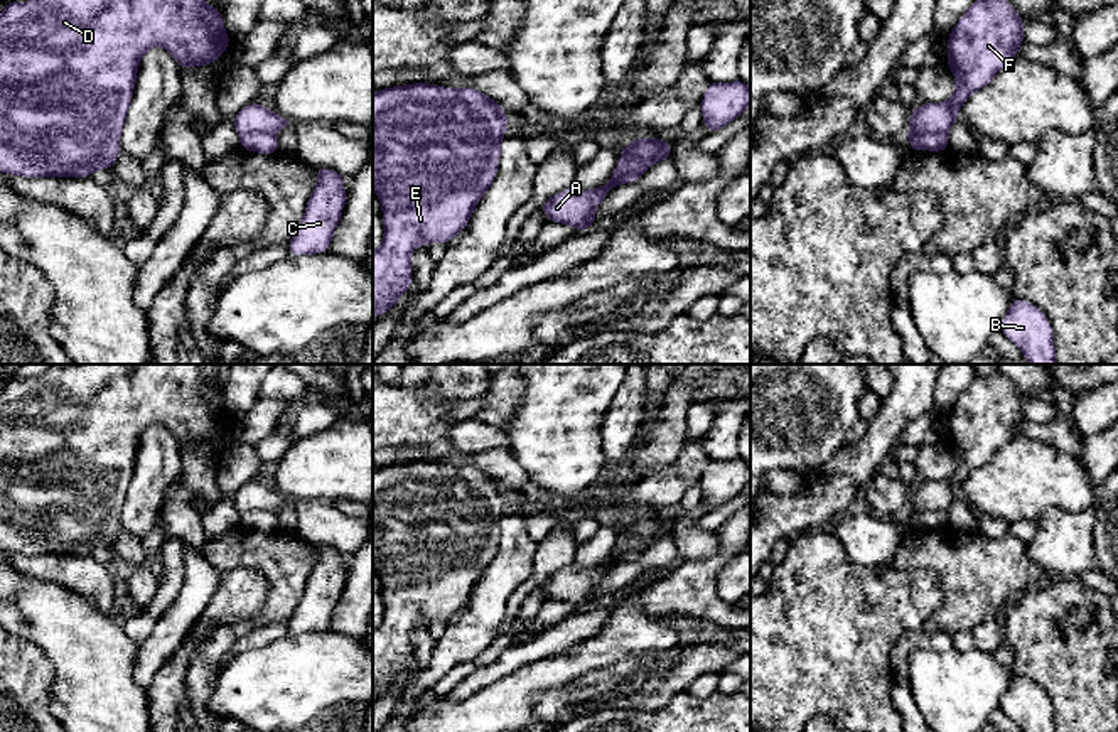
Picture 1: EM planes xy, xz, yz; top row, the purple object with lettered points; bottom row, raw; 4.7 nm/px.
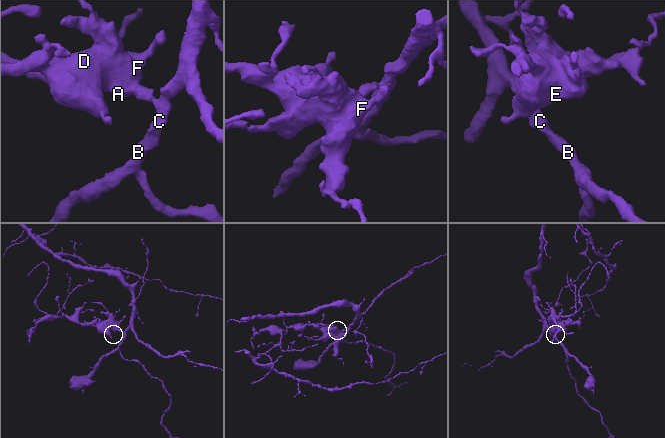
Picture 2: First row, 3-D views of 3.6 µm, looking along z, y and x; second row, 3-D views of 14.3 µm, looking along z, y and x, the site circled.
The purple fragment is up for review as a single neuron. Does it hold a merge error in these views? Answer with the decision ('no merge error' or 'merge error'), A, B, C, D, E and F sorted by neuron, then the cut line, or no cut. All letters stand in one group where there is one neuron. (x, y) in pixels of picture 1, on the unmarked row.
merge error | A D E F / B C | yz (909, 508), (946, 511)

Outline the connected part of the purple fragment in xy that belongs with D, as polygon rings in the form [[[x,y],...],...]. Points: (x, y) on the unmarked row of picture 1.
[[[199,364],[51,366],[37,378],[5,381],[0,388],[0,550],[37,557],[111,548],[123,530],[120,513],[145,430],[153,423],[165,425],[182,450],[216,440],[231,422],[223,390],[201,374]]]

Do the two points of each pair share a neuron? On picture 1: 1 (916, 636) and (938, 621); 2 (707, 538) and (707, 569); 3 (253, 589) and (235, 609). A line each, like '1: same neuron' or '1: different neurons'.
1: different neurons
2: different neurons
3: same neuron

